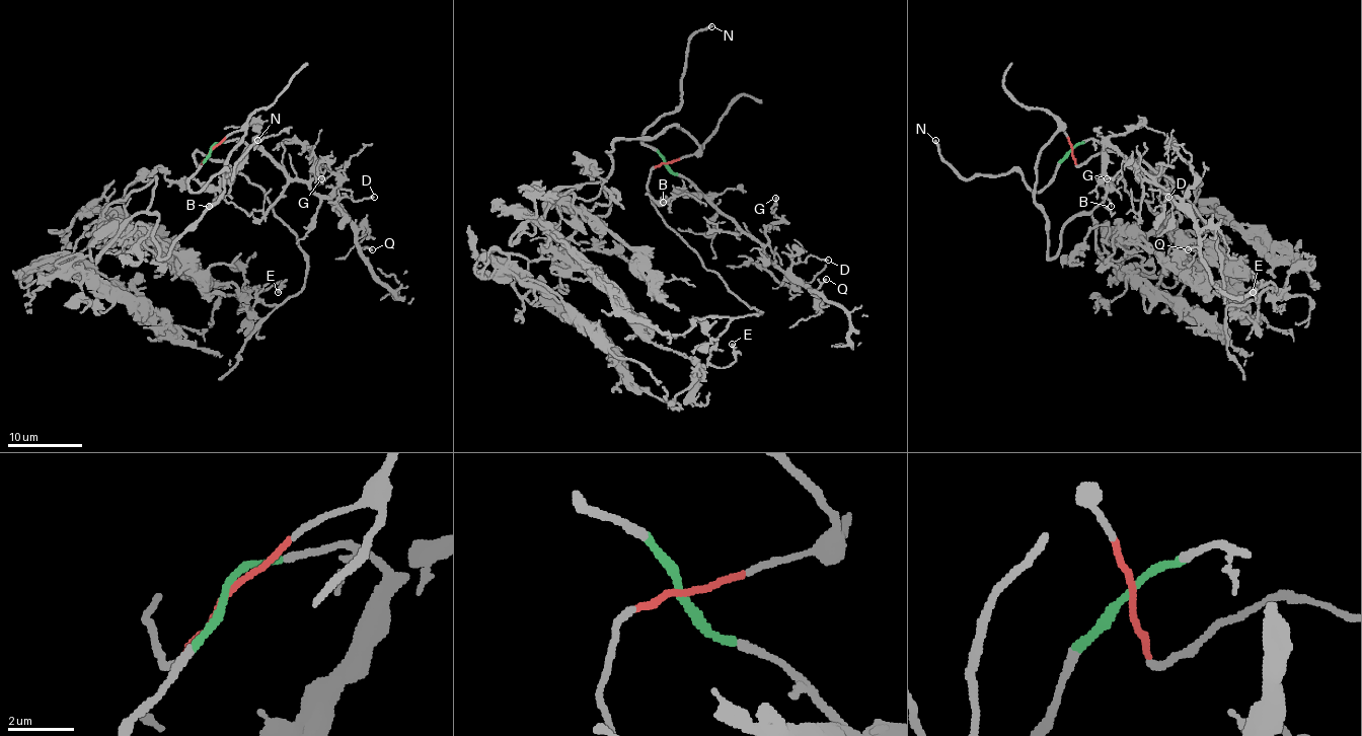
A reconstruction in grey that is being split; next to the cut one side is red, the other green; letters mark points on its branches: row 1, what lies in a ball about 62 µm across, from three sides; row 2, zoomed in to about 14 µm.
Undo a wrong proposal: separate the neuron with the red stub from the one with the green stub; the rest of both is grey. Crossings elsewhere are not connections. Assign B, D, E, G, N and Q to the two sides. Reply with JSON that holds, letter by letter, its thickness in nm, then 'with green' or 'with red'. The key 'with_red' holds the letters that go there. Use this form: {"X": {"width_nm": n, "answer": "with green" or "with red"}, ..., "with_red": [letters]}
{"B": {"width_nm": 120, "answer": "with green"}, "D": {"width_nm": 160, "answer": "with green"}, "E": {"width_nm": 170, "answer": "with red"}, "G": {"width_nm": 180, "answer": "with green"}, "N": {"width_nm": 190, "answer": "with green"}, "Q": {"width_nm": 130, "answer": "with green"}, "with_red": ["E"]}

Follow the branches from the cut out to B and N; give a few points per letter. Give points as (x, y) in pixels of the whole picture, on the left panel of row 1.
B: (211, 150), (217, 143), (239, 139), (245, 147), (245, 160), (224, 182), (210, 207)
N: (211, 150), (188, 180), (193, 192), (199, 192), (213, 176), (226, 171), (232, 178), (234, 165), (258, 139)

